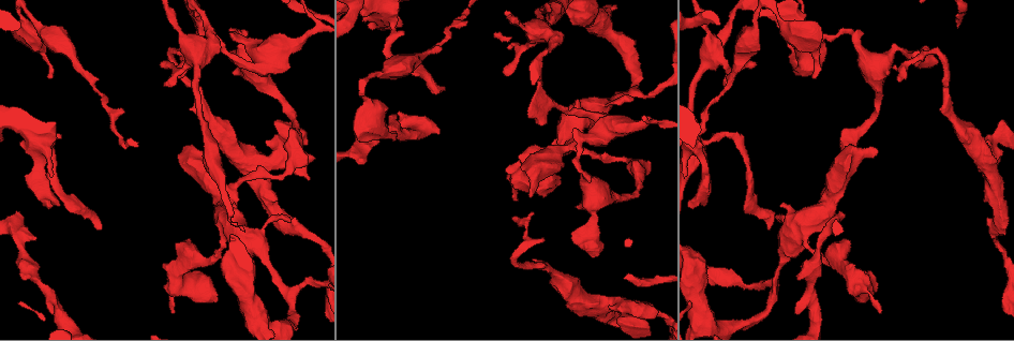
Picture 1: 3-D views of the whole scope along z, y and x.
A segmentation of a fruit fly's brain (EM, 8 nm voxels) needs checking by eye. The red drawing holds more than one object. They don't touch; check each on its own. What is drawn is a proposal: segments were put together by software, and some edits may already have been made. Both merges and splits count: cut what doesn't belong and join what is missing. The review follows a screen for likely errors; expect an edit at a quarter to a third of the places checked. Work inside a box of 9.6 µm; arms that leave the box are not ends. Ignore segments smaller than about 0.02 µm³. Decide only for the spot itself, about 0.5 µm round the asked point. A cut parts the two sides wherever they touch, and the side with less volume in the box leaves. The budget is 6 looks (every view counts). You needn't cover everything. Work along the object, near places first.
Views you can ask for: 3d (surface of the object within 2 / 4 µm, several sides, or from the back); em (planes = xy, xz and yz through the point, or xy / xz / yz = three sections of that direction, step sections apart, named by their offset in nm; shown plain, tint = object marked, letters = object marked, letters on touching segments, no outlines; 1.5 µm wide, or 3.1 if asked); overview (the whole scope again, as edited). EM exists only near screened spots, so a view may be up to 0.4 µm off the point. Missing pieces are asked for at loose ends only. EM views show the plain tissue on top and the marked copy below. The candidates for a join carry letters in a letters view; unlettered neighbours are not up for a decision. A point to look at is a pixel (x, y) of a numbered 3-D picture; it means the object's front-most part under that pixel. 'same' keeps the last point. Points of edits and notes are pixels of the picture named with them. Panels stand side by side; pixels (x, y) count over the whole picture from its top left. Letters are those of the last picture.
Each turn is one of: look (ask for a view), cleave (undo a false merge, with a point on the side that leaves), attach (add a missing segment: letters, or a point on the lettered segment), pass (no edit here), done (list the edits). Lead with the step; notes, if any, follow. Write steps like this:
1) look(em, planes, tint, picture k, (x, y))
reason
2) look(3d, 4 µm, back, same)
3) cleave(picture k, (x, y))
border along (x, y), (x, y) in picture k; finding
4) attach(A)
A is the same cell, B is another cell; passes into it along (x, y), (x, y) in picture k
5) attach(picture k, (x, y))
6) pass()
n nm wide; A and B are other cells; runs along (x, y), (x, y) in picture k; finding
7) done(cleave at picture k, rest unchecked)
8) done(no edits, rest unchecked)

look(3d, 2 µm, picture 1, (512, 219))

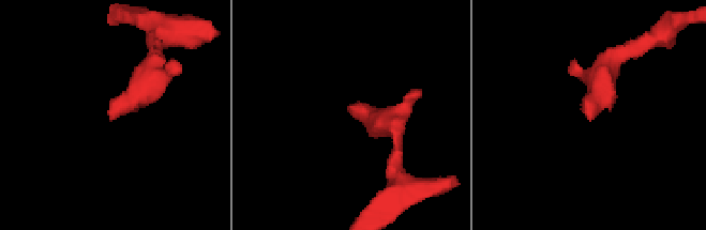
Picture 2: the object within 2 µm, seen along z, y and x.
look(em, xy, step 8, tint, picture 2, (352, 109))
need the tissue

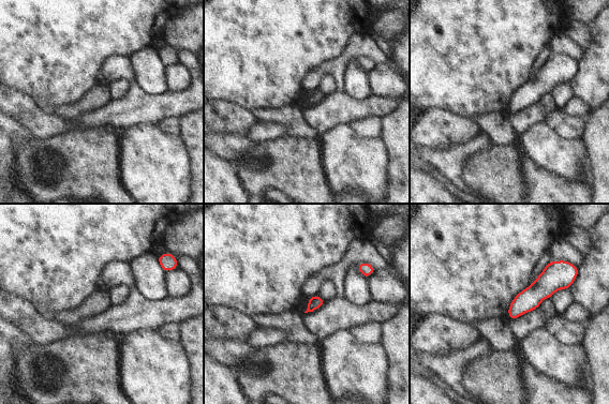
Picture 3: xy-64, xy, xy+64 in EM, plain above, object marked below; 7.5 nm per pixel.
look(em, planes, letters, same)

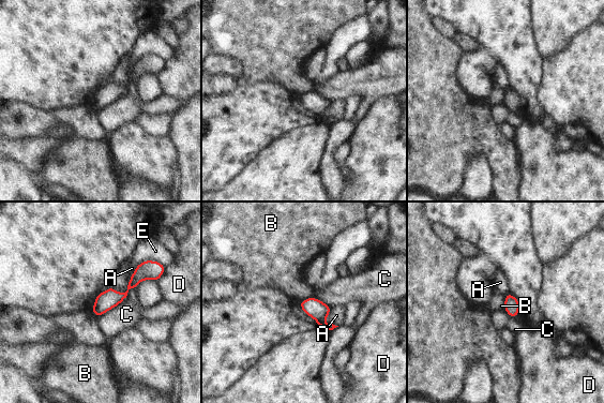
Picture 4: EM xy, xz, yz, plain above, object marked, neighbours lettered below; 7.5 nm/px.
pass()
A, B, C, D and E are other cells; border along (506, 295), (502, 308) in picture 4; no lettered segment goes on from it

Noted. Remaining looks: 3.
look(em, yz, step 4, letters, picture 1, (291, 164))
sudden change in width

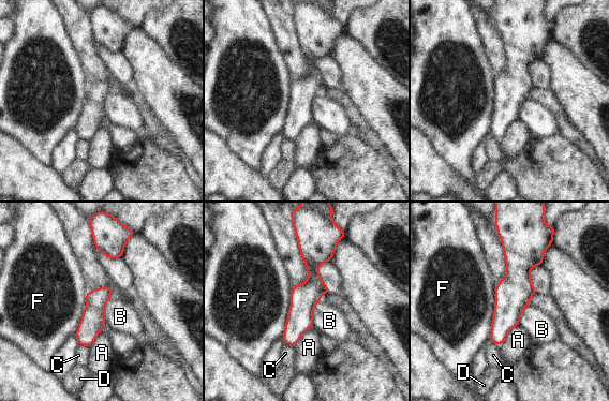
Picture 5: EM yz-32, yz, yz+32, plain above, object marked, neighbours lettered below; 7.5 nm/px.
pass()
A, B, C, D and F are other cells; runs along (315, 241), (313, 288), (286, 341) in picture 5; continuous, no second cell

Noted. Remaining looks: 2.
look(3d, 4 µm, picture 1, (508, 48))

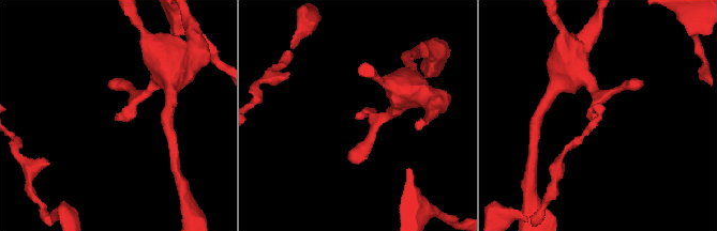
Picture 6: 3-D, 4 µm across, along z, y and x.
look(em, planes, letters, picture 6, (115, 120))
need the tissue

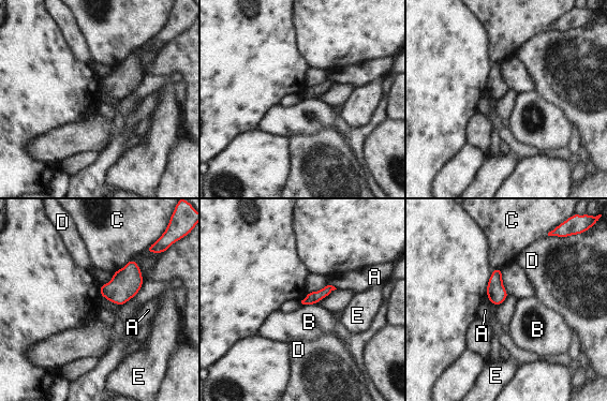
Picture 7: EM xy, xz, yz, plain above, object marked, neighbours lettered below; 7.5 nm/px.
pass()
A, B, C, D and E are other cells; border along (302, 303), (315, 305) in picture 7; none of them fits

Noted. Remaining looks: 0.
done(no edits, rest unchecked)

